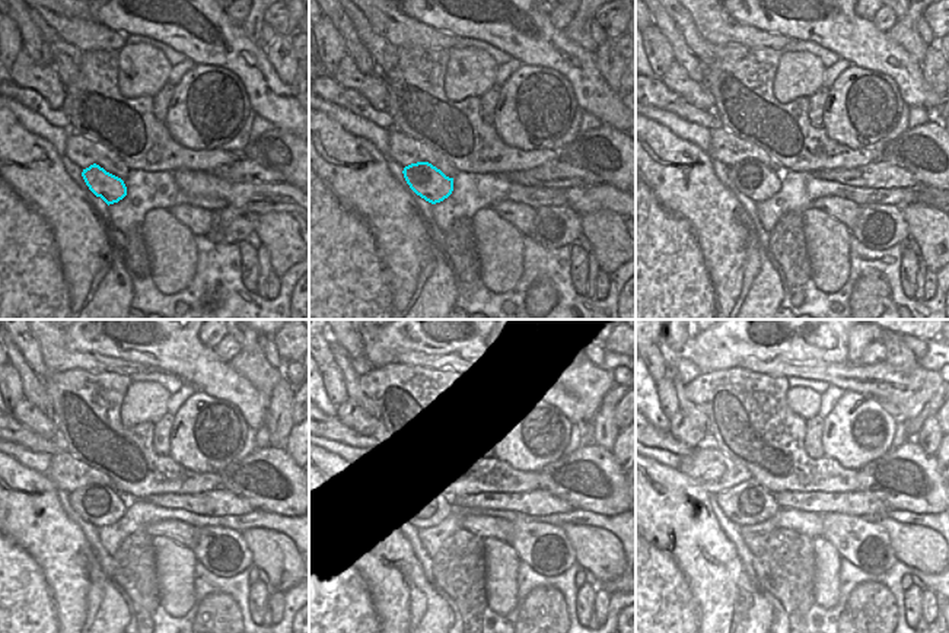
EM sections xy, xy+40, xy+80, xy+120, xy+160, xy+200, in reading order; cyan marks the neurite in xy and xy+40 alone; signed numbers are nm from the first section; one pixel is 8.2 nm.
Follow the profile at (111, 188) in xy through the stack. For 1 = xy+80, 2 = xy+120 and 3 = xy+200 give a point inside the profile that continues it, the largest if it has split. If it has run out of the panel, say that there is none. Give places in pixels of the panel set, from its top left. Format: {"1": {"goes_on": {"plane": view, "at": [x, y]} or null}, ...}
{"1": {"goes_on": {"plane": "xy+80", "at": [752, 178]}}, "2": {"goes_on": {"plane": "xy+120", "at": [96, 503]}}, "3": {"goes_on": {"plane": "xy+200", "at": [748, 503]}}}

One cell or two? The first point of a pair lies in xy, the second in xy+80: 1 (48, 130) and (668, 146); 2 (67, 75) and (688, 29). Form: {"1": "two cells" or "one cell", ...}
{"1": "two cells", "2": "one cell"}

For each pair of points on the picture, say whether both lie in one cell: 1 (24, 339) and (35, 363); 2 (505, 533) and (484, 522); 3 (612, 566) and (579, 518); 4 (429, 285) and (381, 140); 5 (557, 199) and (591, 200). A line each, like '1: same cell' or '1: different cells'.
1: same cell
2: same cell
3: different cells
4: different cells
5: different cells

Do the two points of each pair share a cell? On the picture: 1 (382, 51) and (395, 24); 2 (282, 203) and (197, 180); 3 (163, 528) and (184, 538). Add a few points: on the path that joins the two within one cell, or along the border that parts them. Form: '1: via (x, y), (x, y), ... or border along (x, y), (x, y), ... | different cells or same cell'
1: border along (363, 15), (376, 32), (400, 48) | different cells
2: via (261, 197), (238, 196), (217, 187) | same cell
3: via (168, 528), (180, 534) | same cell

